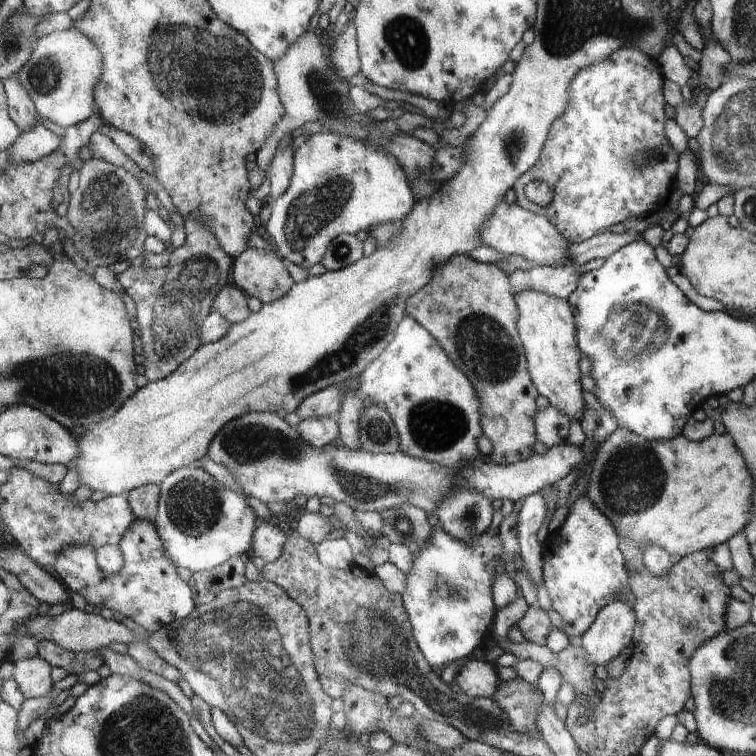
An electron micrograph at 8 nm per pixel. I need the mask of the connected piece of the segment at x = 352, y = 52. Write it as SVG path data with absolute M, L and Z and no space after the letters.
M352 18L342 34L334 38L336 42L329 47L329 62L337 74L346 81L356 75L361 68L357 52L357 37Z

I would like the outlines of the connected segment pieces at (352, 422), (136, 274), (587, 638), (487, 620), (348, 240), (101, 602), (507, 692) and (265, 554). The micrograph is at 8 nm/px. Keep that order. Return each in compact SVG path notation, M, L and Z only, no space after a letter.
M351 391L345 395L337 421L340 440L345 448L352 450L363 449L359 436L359 417L364 404L355 396L356 393L358 391Z
M191 213L185 218L185 245L176 247L172 252L168 267L156 269L141 265L131 267L124 273L116 272L118 281L137 304L138 316L135 322L141 351L148 360L145 367L150 382L162 381L165 377L169 377L182 363L197 353L198 348L202 346L198 333L201 332L203 321L212 312L213 299L225 285L231 282L233 260L222 250L214 234L201 222L200 214Z
M622 601L607 605L593 625L582 635L582 648L587 660L596 666L606 667L610 660L624 652L634 628L634 616Z
M433 524L431 538L413 558L404 593L405 610L413 628L413 638L430 667L440 668L470 656L484 638L484 630L494 619L492 584L498 550L502 543L490 530L470 543L449 536Z
M339 235L328 244L320 263L327 271L341 270L363 258L362 244L354 235Z
M138 519L120 547L123 549L125 566L118 574L102 572L96 560L96 550L91 543L71 545L57 559L56 571L72 591L76 591L88 601L90 606L120 612L132 618L152 635L162 631L164 625L189 617L197 608L195 597L189 584L178 576L176 563L167 554L162 534L157 522Z
M518 676L514 680L498 682L497 690L490 696L490 699L505 712L508 716L510 727L517 734L524 734L532 739L541 738L541 730L538 727L538 714L541 713L542 692L536 683L528 683Z
M263 521L256 532L252 542L252 556L261 558L264 563L272 563L283 552L287 535L269 521Z

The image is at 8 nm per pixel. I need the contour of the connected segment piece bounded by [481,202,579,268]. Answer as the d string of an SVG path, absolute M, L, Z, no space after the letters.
M502 202L496 213L485 226L481 234L482 244L496 249L498 252L512 257L523 257L525 260L537 263L538 265L569 265L578 268L571 250L576 242L570 241L566 235L562 235L552 223L544 216L535 214L533 211L521 208L515 204Z

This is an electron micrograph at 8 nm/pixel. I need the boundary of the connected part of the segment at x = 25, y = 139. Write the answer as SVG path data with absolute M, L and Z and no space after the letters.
M43 125L31 131L26 131L9 152L11 160L17 164L37 162L43 160L54 152L62 150L64 138L48 130Z

